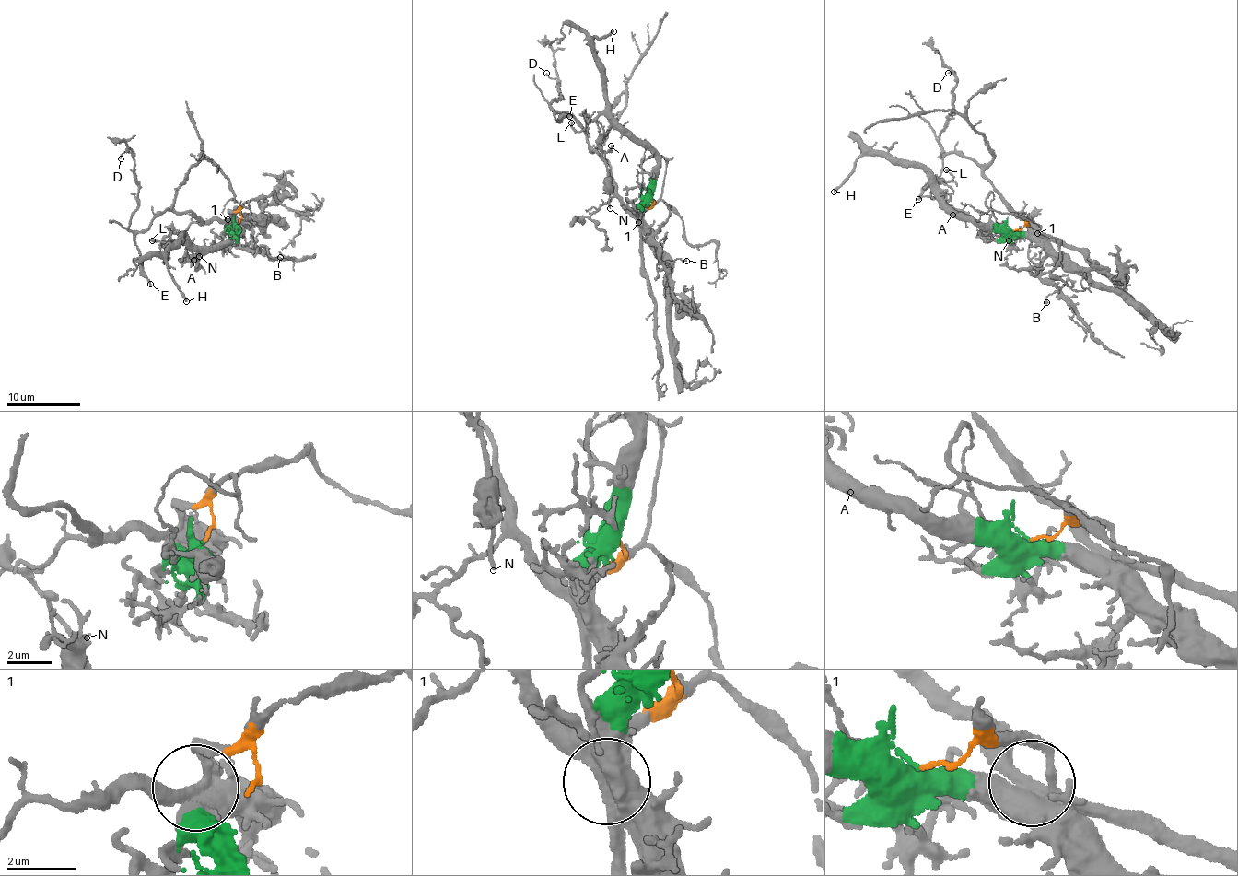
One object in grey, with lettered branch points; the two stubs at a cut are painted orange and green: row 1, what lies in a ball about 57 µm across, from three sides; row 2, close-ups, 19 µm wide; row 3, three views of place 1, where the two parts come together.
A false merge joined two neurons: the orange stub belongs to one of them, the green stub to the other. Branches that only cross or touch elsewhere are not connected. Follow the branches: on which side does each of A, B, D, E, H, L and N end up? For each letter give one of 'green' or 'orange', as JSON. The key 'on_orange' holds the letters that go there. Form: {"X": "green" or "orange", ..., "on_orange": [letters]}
{"A": "green", "B": "green", "D": "orange", "E": "orange", "H": "green", "L": "green", "N": "green", "on_orange": ["D", "E"]}

